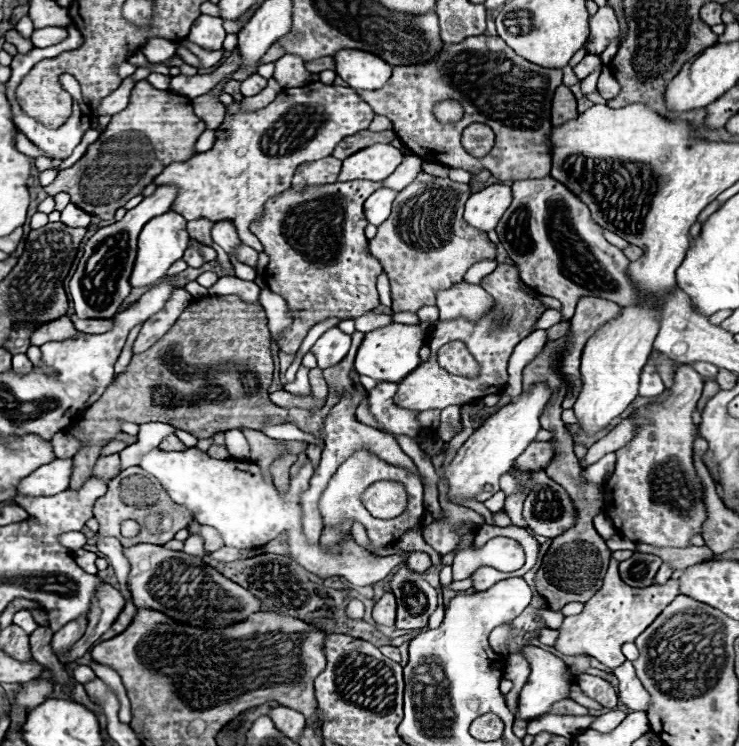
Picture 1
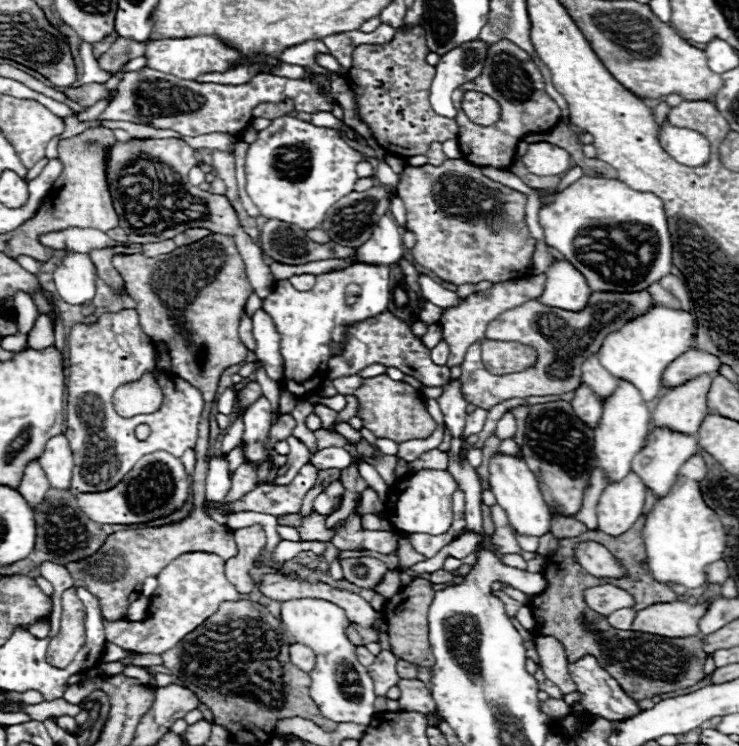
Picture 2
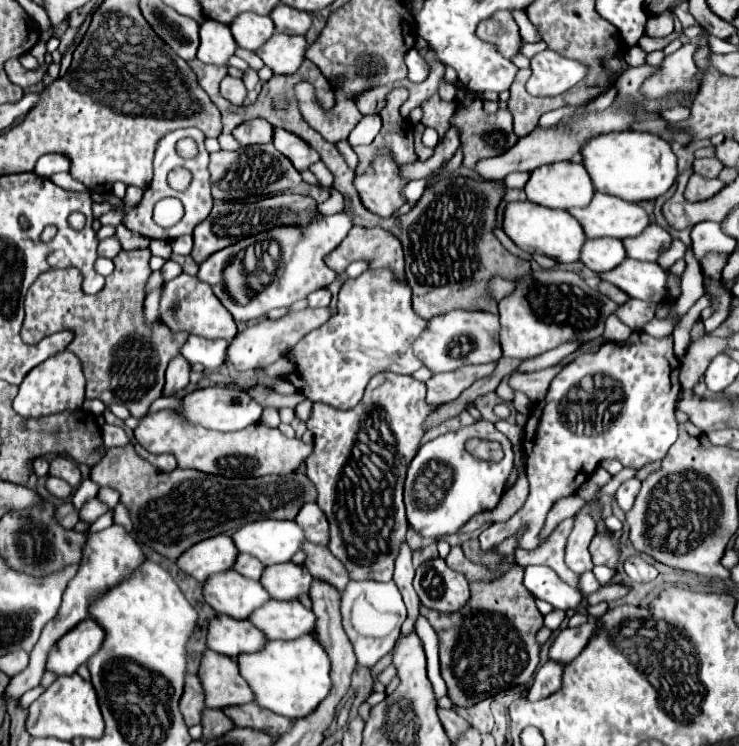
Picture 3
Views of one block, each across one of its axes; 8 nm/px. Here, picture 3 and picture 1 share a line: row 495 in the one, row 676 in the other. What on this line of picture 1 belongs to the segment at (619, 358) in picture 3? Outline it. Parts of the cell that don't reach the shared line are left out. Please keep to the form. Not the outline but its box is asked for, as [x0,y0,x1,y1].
[518,646,576,720]

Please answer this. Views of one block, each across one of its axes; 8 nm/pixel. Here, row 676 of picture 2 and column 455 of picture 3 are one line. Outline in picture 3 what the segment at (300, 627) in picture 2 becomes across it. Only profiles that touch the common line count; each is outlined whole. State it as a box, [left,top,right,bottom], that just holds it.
[414,310,502,374]

